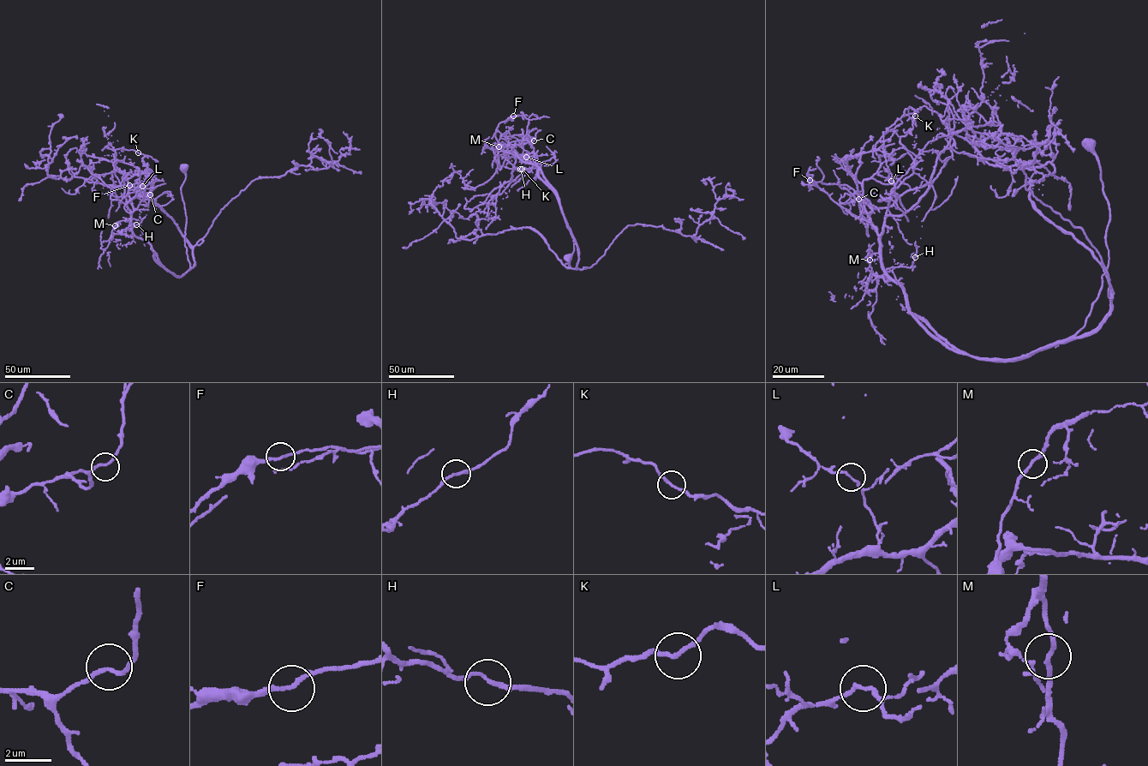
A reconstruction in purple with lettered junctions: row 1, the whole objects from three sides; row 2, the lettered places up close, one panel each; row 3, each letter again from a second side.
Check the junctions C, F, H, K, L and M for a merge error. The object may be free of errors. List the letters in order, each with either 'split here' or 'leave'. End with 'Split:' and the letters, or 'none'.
C: leave
F: leave
H: split here
K: leave
L: leave
M: leave
Split: H

